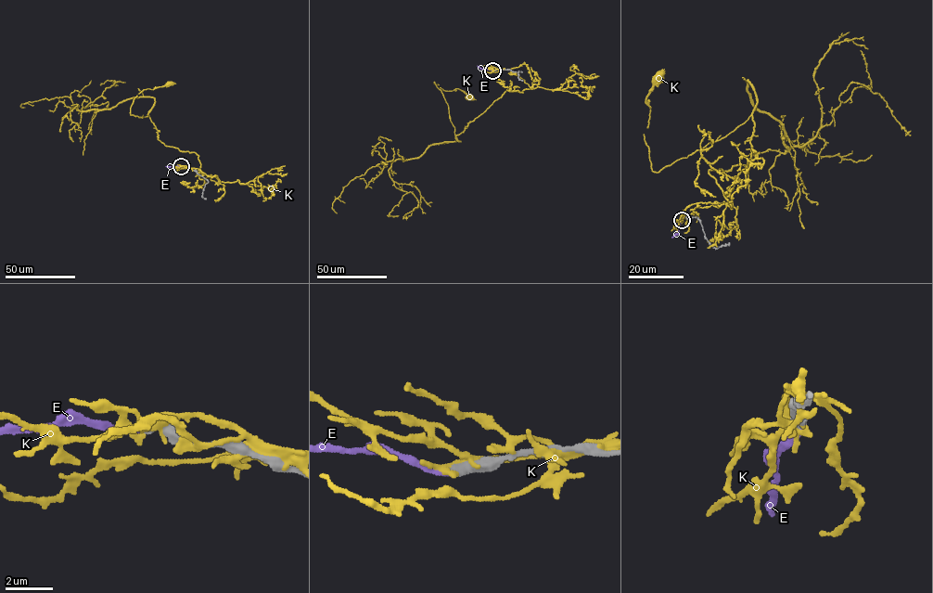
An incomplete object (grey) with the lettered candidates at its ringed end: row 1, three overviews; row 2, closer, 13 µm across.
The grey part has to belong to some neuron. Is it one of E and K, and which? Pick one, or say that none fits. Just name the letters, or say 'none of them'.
E

